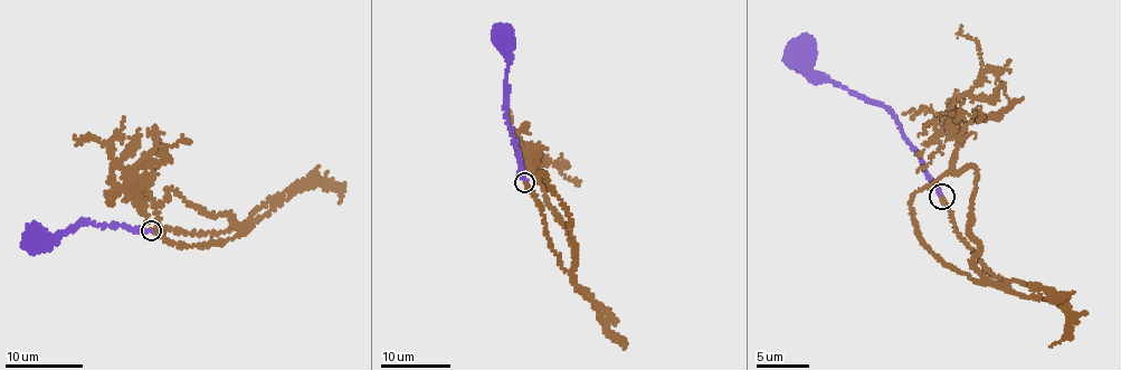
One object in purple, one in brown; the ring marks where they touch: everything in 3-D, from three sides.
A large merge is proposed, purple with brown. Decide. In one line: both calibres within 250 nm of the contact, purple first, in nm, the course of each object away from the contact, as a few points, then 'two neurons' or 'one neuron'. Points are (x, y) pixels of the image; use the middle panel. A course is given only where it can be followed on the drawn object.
200/200 nm | purple via (524, 181), (505, 111), (509, 56), (503, 39) | brown via (524, 182), (538, 200), (548, 242), (568, 272), (575, 250), (570, 236), (514, 139), (507, 107) | one neuron

